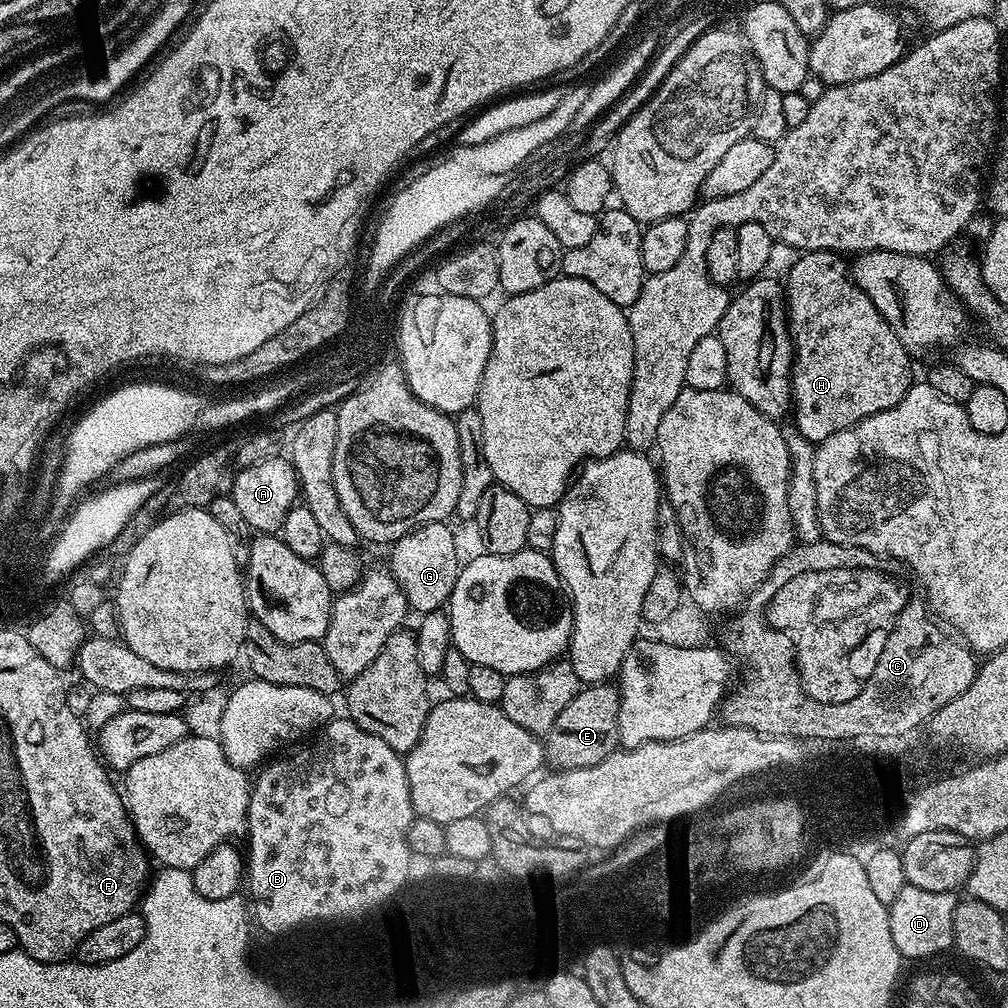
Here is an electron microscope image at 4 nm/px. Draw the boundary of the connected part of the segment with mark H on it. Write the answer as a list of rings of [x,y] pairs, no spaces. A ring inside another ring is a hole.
[[[806,252],[797,255],[797,257],[797,260],[792,264],[792,269],[788,272],[788,284],[786,280],[786,307],[794,349],[792,357],[792,402],[794,405],[794,416],[796,412],[794,428],[795,431],[804,435],[807,440],[811,440],[813,445],[818,445],[826,438],[830,438],[830,434],[838,434],[838,430],[846,430],[850,426],[862,422],[862,418],[870,418],[870,414],[878,414],[882,410],[890,410],[890,406],[897,404],[914,383],[914,377],[912,377],[914,360],[902,346],[898,334],[894,334],[894,330],[890,330],[890,322],[886,322],[886,318],[882,318],[882,314],[878,314],[874,302],[870,302],[870,298],[865,292],[854,283],[850,275],[849,265],[846,263],[843,255],[834,252]]]

